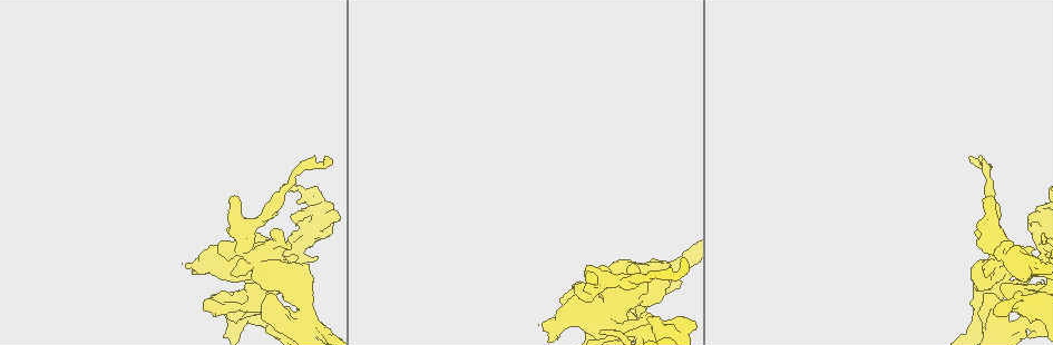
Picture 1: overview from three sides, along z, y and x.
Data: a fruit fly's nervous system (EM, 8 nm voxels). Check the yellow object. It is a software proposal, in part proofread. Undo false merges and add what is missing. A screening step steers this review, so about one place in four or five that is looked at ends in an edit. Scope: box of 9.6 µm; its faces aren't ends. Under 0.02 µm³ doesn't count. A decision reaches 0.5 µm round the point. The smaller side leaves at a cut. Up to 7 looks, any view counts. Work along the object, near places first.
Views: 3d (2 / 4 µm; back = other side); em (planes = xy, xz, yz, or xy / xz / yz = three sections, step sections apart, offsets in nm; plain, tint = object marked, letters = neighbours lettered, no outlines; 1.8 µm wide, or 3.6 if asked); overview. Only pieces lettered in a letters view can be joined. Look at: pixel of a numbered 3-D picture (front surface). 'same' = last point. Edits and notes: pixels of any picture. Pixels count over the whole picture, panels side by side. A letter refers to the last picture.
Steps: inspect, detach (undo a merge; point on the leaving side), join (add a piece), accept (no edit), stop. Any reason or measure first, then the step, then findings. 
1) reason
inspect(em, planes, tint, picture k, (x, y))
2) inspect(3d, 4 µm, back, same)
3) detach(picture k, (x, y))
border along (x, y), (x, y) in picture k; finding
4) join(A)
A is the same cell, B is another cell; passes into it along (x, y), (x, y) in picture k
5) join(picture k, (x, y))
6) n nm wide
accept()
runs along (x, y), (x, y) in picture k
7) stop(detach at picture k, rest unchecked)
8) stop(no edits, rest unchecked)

two arms in line, one across
inspect(em, planes, tint, picture 1, (991, 223))

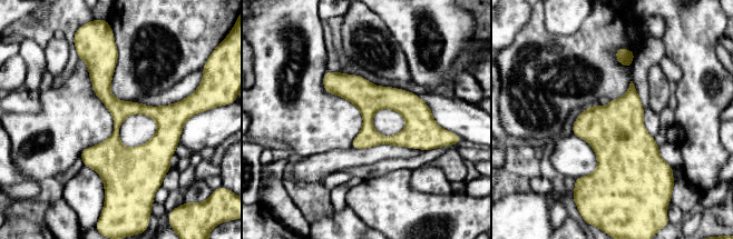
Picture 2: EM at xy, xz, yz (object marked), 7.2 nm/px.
see the neighbours
inspect(em, planes, letters, same)

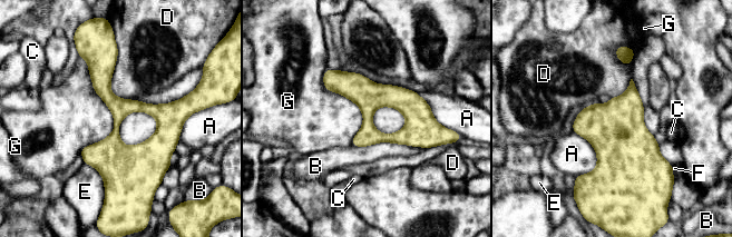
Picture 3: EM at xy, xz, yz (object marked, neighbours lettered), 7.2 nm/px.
accept()
A, B, C, D, E, F and G are other cells; border along (80, 57), (113, 130), (79, 154) in picture 3; continuous, no second cell

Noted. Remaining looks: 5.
sudden change in width
inspect(3d, 2 µm, picture 1, (297, 329))

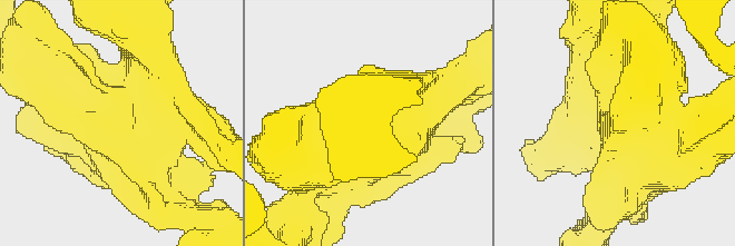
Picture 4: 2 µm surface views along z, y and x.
shape alone is not enough
inspect(em, yz, step 8, letters, picture 4, (124, 115))

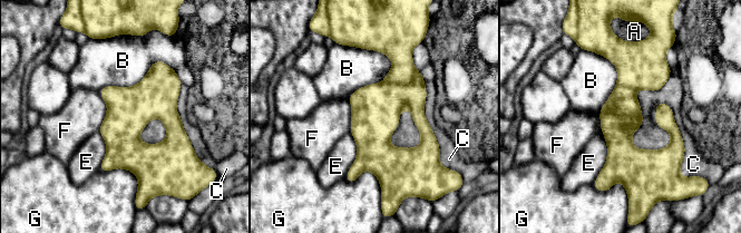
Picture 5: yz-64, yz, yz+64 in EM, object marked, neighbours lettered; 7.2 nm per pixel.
300 nm wide
accept()
A, B, C, E, F and G are other cells; border along (656, 103), (679, 129), (680, 171) in picture 5; all the same cell

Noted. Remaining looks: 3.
sharp bend
inspect(em, yz, step 8, letters, picture 1, (676, 331))

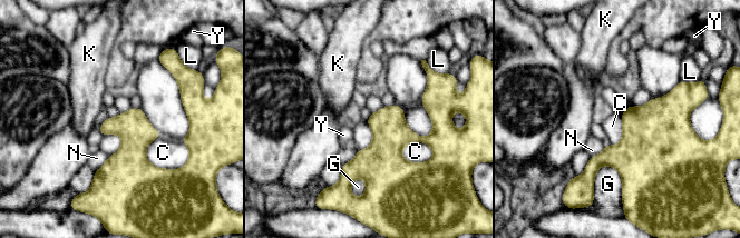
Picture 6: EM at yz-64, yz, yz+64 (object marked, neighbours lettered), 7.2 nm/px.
G touches over 280 nm
accept()
C, G, K, L, N and Y are other cells; all the same cell

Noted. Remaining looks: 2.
stop(no edits, rest unchecked)

